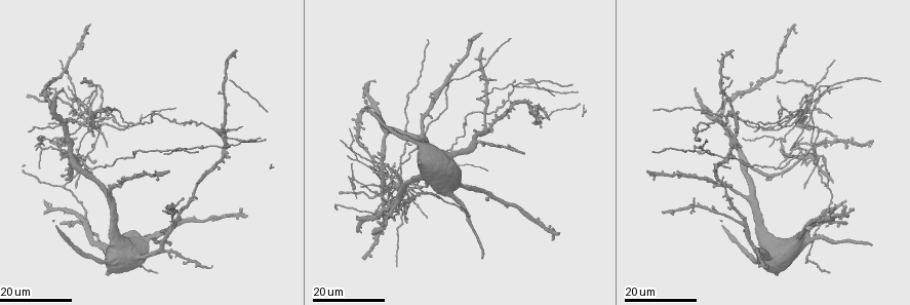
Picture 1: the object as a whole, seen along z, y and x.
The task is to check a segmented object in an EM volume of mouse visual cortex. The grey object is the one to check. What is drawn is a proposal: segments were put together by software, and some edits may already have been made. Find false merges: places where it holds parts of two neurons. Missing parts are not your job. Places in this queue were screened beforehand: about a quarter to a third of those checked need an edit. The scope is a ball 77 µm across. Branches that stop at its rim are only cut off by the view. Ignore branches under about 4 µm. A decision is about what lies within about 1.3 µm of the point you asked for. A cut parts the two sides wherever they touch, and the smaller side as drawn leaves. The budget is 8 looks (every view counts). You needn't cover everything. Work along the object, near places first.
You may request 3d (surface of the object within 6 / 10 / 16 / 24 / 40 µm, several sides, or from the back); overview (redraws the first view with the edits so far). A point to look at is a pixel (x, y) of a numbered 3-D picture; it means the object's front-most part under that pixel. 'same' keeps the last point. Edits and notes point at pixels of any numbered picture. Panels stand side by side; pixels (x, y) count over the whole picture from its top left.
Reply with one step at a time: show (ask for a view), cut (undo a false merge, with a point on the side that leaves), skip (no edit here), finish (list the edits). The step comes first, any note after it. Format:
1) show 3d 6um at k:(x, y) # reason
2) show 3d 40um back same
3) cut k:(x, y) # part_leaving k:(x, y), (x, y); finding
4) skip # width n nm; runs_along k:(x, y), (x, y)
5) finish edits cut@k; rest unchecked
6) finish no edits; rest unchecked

show 3d 24um at 1:(809, 238)

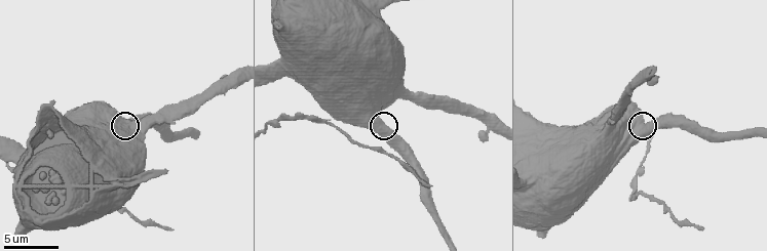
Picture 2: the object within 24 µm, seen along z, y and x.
show 3d 10um at 2:(640, 127)

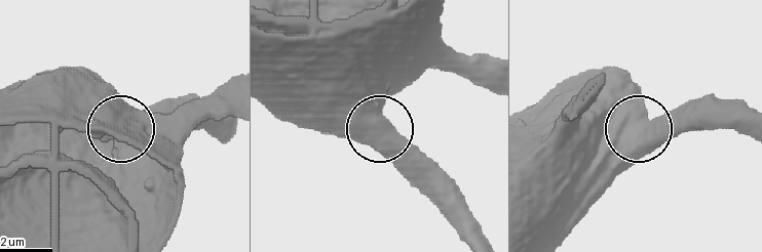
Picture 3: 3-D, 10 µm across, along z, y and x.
skip # width 620 nm; one neuron here

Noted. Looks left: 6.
show 3d 24um at 1:(398, 209) # small branch off a trunk

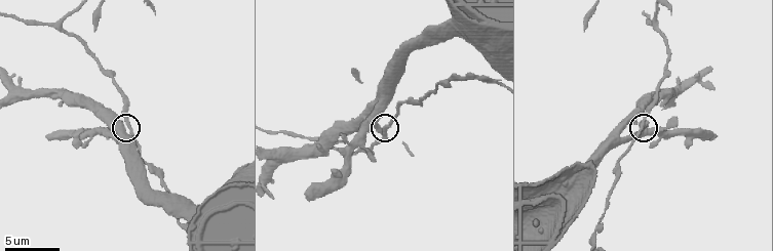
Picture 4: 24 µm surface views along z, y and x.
show 3d 10um at 4:(385, 128)

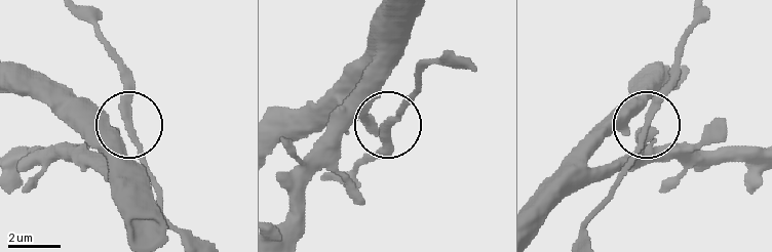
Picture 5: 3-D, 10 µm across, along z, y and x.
skip # arms 3; one neuron here

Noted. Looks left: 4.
show 3d 16um at 4:(59, 22)

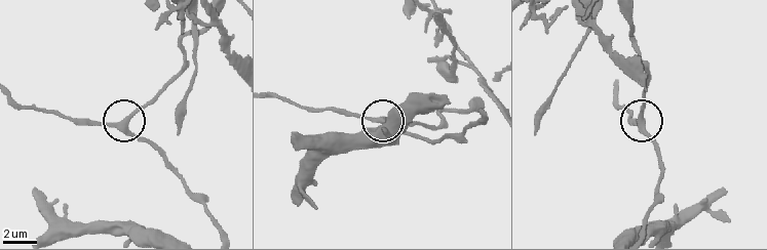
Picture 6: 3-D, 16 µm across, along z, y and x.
skip # runs_along 6:(480, 114), (442, 139), (420, 139), (379, 118), (339, 114); one neuron here

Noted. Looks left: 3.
show 3d 24um at 1:(225, 76)

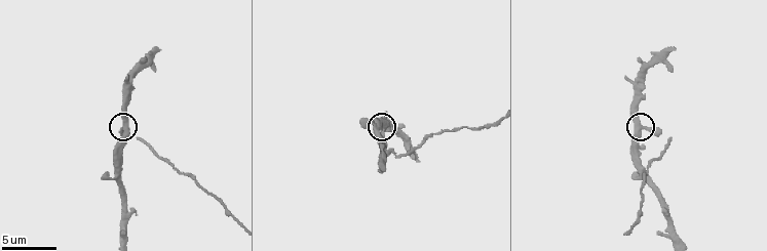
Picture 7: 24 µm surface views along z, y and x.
show 3d 6um at 7:(644, 129)

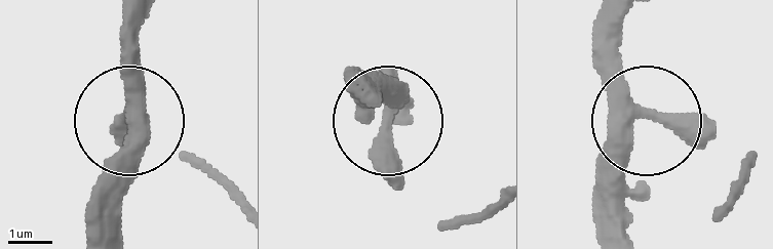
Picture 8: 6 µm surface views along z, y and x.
skip # side_arm 10 um; one neuron here

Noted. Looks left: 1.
finish no edits; rest unchecked

